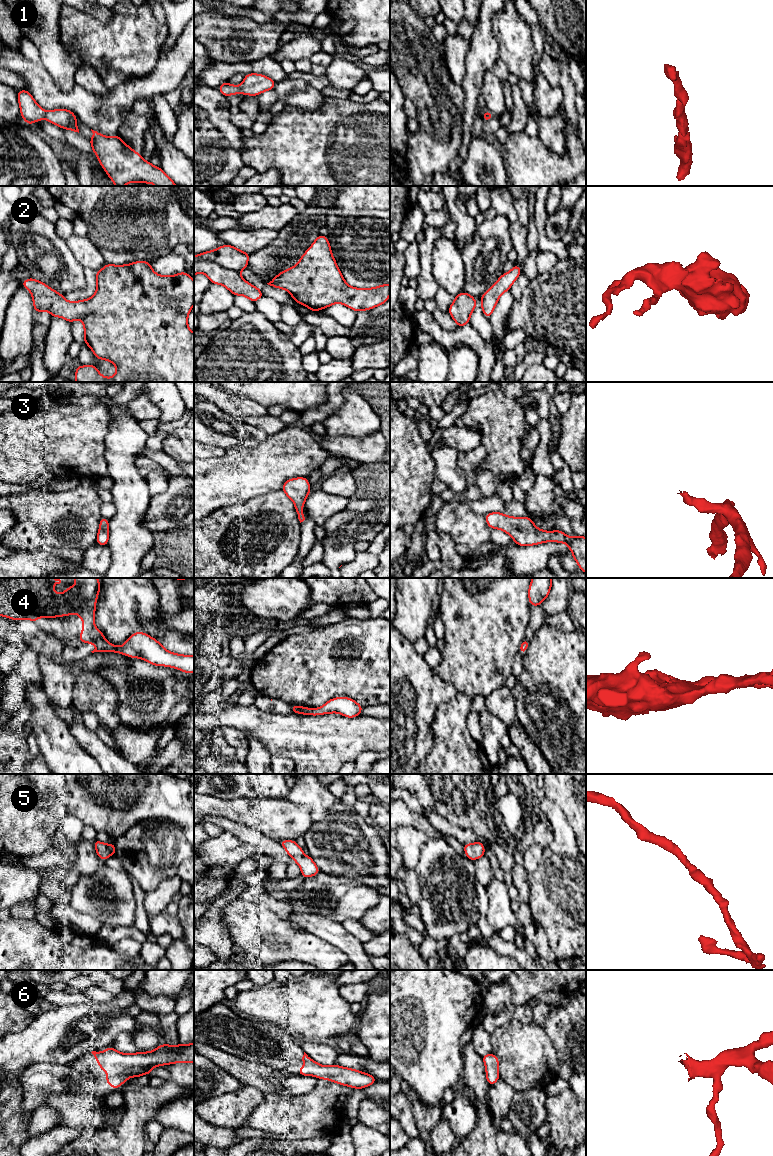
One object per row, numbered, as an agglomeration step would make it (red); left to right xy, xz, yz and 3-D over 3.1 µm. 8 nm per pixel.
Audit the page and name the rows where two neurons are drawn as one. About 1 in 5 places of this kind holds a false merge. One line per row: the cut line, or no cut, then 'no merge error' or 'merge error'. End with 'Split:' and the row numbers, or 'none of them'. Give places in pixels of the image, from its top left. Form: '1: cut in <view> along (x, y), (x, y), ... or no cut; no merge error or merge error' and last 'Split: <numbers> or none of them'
1: no cut; no merge error
2: no cut; no merge error
3: no cut; no merge error
4: no cut; no merge error
5: no cut; no merge error
6: no cut; no merge error
Split: none of them

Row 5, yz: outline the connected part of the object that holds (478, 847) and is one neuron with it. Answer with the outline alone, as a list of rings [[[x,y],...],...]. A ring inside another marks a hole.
[[[477,841],[474,844],[464,844],[463,848],[467,858],[471,861],[485,856],[484,844],[481,841]]]

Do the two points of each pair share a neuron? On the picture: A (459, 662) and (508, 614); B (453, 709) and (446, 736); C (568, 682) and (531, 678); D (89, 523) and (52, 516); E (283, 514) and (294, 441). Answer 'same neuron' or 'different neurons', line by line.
A: same neuron
B: same neuron
C: same neuron
D: same neuron
E: different neurons

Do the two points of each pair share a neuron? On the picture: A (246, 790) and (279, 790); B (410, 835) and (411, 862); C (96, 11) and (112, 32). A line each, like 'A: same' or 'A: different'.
A: same
B: same
C: different

